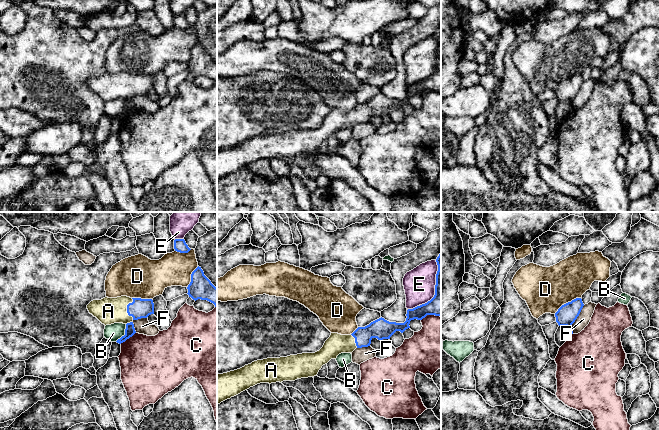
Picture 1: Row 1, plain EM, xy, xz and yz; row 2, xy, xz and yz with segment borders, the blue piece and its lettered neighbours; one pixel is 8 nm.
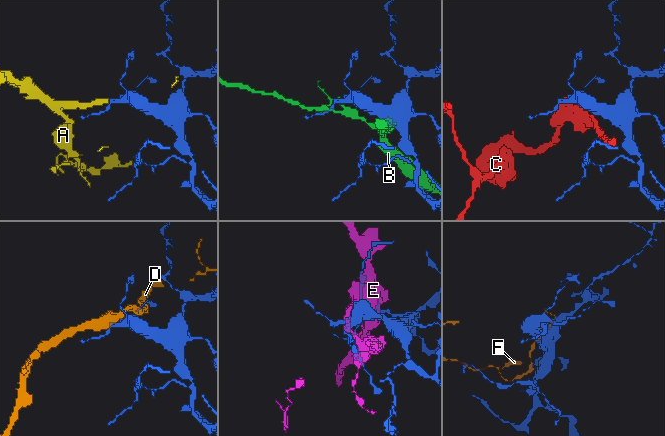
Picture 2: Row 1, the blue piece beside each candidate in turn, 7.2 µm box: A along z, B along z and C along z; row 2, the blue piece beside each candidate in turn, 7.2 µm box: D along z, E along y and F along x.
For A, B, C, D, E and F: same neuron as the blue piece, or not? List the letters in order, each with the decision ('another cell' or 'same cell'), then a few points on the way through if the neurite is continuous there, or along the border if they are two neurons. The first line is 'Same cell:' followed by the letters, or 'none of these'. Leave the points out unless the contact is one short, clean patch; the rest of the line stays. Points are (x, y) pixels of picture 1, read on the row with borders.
Same cell: A
A: same cell; runs through xy (140, 308), (127, 309), (108, 311)
B: another cell
C: another cell
D: another cell
E: another cell
F: another cell; border along yz (584, 305), (572, 324), (572, 333)

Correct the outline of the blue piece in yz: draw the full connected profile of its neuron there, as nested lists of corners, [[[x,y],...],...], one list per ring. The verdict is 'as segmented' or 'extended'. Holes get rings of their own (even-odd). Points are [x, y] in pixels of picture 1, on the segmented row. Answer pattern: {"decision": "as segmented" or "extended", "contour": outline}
{"decision": "as segmented", "contour": [[[576,298],[571,302],[562,305],[555,313],[556,322],[558,323],[558,325],[567,326],[573,334],[572,324],[579,316],[583,306],[584,304],[581,298]]]}

